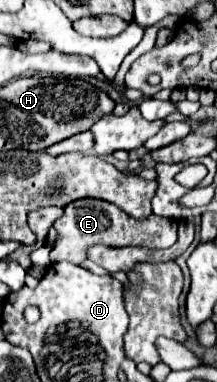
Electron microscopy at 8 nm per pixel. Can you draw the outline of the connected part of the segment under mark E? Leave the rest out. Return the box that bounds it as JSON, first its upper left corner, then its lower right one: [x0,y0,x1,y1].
[51,199,177,265]

